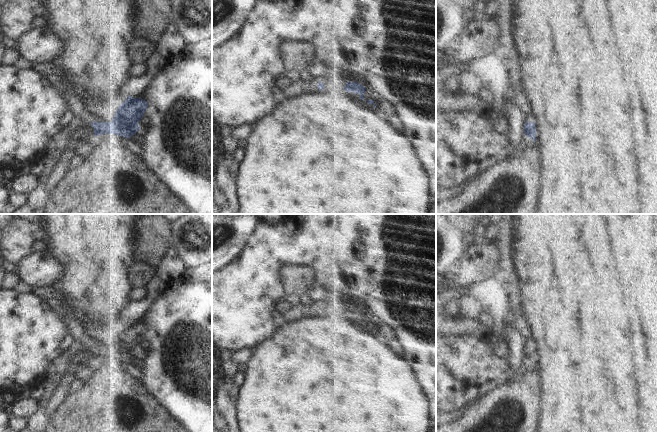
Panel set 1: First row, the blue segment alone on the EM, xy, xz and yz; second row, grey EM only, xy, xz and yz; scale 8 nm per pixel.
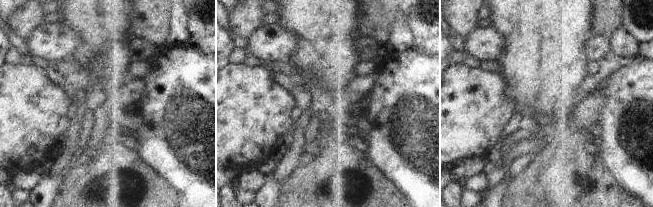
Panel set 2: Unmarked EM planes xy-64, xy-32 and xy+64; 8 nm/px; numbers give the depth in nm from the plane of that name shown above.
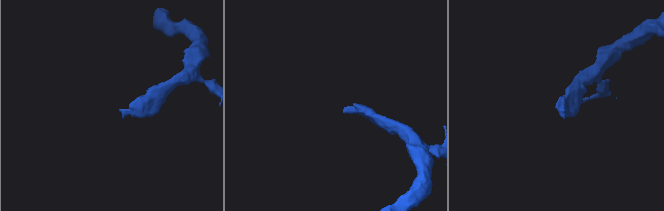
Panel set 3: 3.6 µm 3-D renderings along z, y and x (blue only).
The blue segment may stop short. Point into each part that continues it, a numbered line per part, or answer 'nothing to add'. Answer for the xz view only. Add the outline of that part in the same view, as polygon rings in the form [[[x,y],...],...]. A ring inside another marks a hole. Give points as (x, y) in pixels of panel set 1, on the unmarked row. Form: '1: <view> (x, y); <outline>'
1: xz (330, 307); [[[318,300],[318,306],[322,306],[324,308],[323,314],[344,314],[344,309],[347,304],[341,301],[332,301],[332,300]]]

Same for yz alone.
1: yz (514, 407); [[[523,358],[515,377],[470,403],[463,411],[436,423],[436,432],[537,432],[540,417],[538,372]]]

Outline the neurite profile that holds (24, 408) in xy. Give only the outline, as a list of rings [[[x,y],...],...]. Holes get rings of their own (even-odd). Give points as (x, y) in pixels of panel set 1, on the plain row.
[[[29,397],[13,402],[10,405],[10,414],[21,419],[28,419],[37,411],[37,409],[38,403]]]

